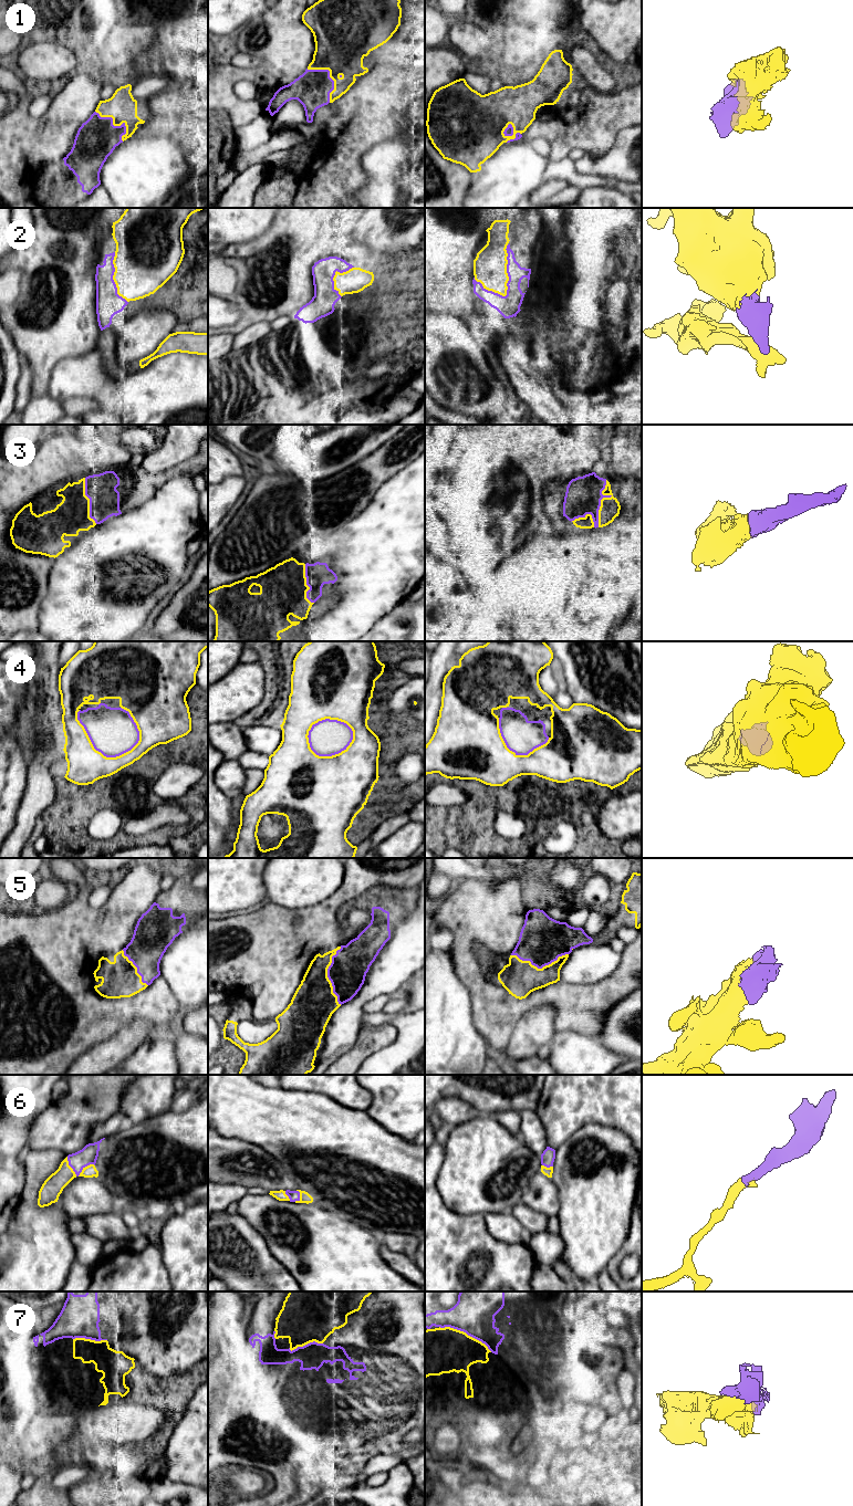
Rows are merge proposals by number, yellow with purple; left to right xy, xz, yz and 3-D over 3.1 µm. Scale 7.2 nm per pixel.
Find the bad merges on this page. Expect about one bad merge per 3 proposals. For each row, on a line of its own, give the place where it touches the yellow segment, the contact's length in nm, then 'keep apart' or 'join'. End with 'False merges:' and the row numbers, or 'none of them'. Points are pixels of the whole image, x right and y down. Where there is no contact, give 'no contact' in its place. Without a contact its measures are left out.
1: contact xy (116, 125); length 300 nm; join
2: contact yz (506, 271); length 380 nm; join
3: contact yz (601, 503); length 360 nm; join
4: contact xy (100, 752); length 500 nm; join
5: contact xz (326, 975); length 420 nm; join
6: contact xy (79, 1175); length 220 nm; join
7: contact yz (465, 1332); length 420 nm; keep apart
False merges: 7

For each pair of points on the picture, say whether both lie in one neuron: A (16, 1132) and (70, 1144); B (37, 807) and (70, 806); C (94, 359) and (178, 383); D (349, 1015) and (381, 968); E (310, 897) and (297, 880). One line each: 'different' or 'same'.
A: different
B: different
C: same
D: same
E: same

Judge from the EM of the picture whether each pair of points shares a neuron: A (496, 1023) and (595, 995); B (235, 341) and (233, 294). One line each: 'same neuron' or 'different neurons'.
A: same neuron
B: different neurons

